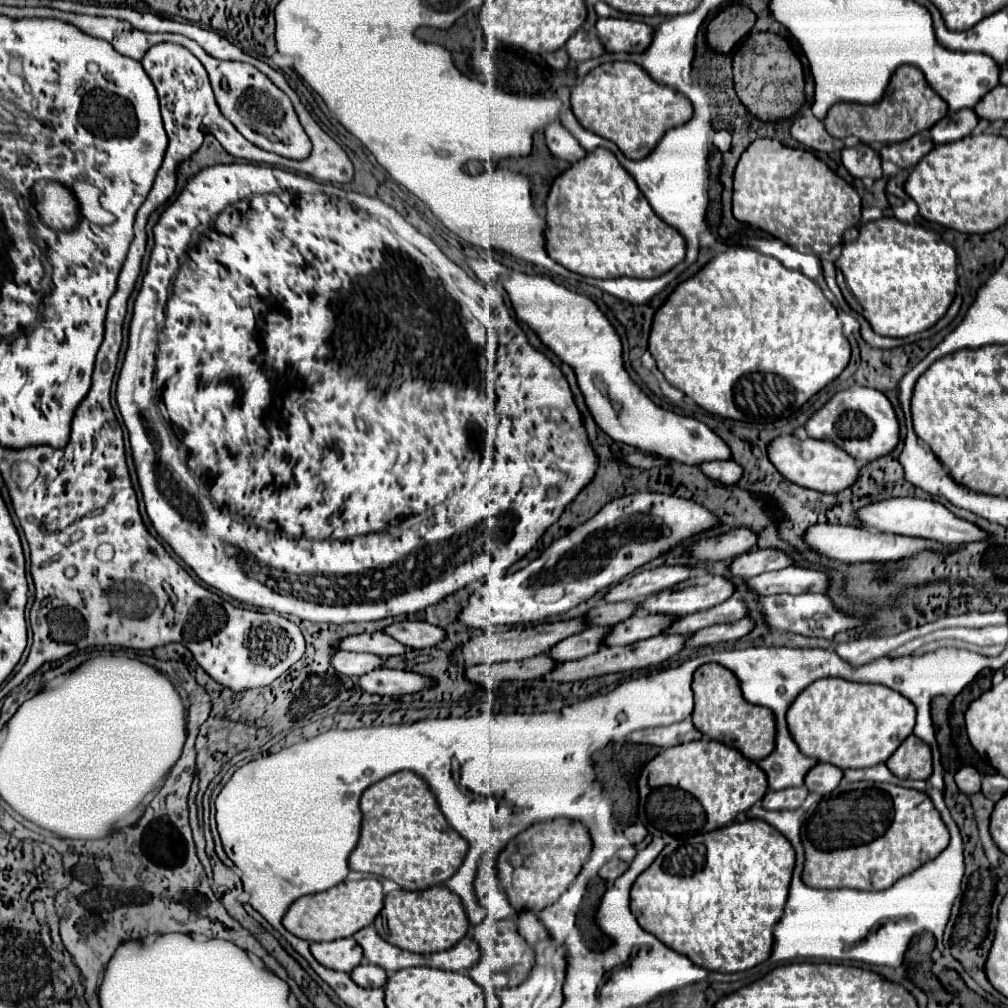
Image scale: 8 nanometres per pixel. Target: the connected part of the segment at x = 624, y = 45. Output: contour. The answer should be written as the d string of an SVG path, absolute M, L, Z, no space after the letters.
M597 19L597 35L605 51L641 53L649 47L653 29L641 21L629 19Z

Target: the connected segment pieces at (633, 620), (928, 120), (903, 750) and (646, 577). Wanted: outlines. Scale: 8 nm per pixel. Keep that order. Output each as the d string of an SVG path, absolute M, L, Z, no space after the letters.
M637 613L631 615L629 619L617 623L611 627L607 637L603 639L603 645L631 645L649 637L659 635L675 617L671 615L649 615L649 613Z
M901 65L891 81L889 87L879 103L873 105L859 105L859 103L837 103L827 111L823 119L825 129L829 135L837 139L845 139L849 135L861 139L861 143L899 143L923 129L931 129L933 123L947 115L947 103L927 85L925 75L913 65Z
M909 735L887 759L887 767L899 779L927 779L933 771L931 749L925 741Z
M673 565L673 567L659 567L653 571L643 571L639 575L627 577L621 583L613 585L607 595L603 597L605 603L635 603L639 599L645 599L657 591L663 591L665 587L671 587L673 583L685 581L689 577L689 567Z

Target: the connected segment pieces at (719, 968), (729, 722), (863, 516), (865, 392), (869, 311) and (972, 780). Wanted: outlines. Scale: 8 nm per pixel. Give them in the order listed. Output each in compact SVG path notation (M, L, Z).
M761 819L671 839L657 859L635 879L631 887L631 913L647 933L655 935L669 949L689 957L699 967L717 973L745 971L769 959L773 925L781 919L793 867L793 847L769 823L761 823Z
M705 663L695 671L691 687L695 693L695 709L691 713L691 721L703 735L737 749L743 757L753 761L759 761L769 755L769 751L773 751L773 713L765 707L747 703L741 695L737 677L729 669L719 663Z
M897 497L897 499L883 499L877 503L869 503L855 511L855 517L869 529L877 531L889 531L897 535L923 535L925 539L937 539L939 543L975 543L975 541L987 541L991 533L977 527L975 523L969 523L965 519L955 517L947 507L943 507L937 501L931 499L917 499L917 497Z
M849 387L835 393L805 423L805 431L813 439L825 439L849 453L857 463L867 463L895 449L899 441L899 423L889 399L871 387Z
M883 217L877 221L861 223L859 237L843 243L843 251L841 257L835 261L835 268L839 268L837 269L839 281L841 275L845 275L843 281L846 281L860 306L861 312L856 312L869 321L871 329L877 335L885 337L907 337L929 329L947 313L957 289L957 273L955 273L957 263L953 247L945 243L935 231L903 223L895 217Z
M971 765L959 767L959 771L955 773L955 783L957 783L959 791L965 795L973 795L973 793L981 791L981 775Z

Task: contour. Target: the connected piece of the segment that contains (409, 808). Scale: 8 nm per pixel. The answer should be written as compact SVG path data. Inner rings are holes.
M393 773L361 795L361 835L349 855L349 869L391 879L405 891L421 891L445 883L463 863L465 839L449 827L427 783L411 773Z

